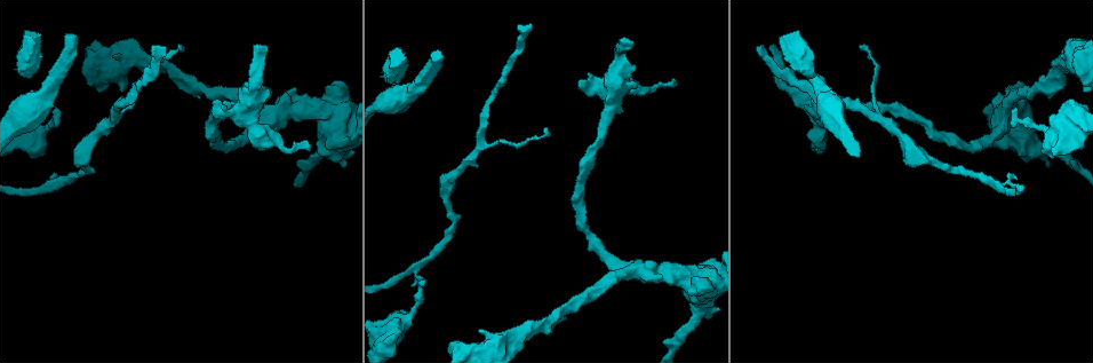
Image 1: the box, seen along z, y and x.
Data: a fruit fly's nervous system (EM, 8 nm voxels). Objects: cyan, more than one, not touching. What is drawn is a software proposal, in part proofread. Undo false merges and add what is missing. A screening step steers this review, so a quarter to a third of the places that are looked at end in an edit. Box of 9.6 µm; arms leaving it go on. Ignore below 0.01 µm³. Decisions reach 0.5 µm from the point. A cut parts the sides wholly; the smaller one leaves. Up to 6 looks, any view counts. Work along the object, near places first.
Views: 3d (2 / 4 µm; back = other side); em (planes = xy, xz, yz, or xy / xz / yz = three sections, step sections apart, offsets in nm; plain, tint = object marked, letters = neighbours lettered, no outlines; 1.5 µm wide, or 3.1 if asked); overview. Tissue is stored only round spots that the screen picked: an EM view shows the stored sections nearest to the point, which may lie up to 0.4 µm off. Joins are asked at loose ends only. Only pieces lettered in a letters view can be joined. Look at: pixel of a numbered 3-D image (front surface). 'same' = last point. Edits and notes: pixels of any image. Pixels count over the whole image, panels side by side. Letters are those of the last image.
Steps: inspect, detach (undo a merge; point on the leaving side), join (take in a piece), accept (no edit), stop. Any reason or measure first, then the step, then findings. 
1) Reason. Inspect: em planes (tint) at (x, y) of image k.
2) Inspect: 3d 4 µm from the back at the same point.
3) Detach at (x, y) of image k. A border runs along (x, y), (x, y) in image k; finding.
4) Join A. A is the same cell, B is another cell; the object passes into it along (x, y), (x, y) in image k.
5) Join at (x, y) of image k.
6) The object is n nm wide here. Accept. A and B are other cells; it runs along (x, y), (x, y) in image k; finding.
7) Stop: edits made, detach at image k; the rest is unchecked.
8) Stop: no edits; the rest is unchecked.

An open end. Inspect: 3d 4 µm at (256, 48) of image 1.

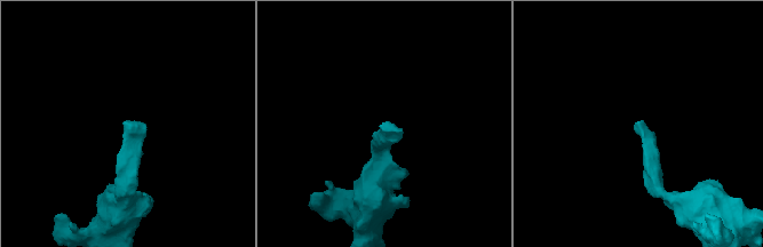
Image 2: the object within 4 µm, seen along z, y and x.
Inspect: em planes (letters) at (638, 124) of image 2.

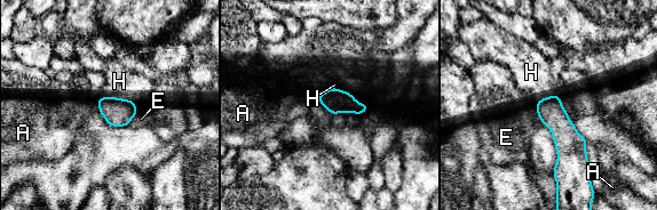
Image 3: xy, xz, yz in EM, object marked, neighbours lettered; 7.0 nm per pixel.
The longest contact is with H, 240 nm. Join H. H is the same cell, A and E are other cells; the object passes into it along (118, 112), (117, 97), (119, 81) in image 3; it goes on there.

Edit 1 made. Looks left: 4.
Free end. Inspect: 3d 4 µm at (442, 56) of image 1.

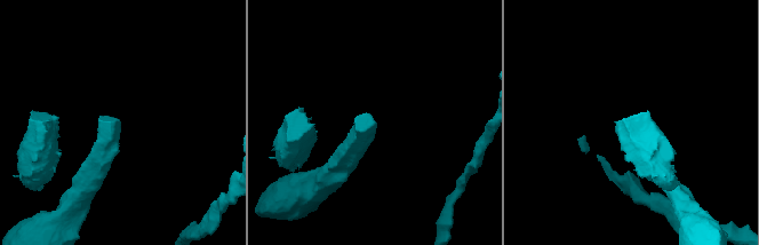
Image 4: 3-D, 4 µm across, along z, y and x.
Now the EM. Inspect: em yz step 8 (tint) at (370, 127) of image 4.

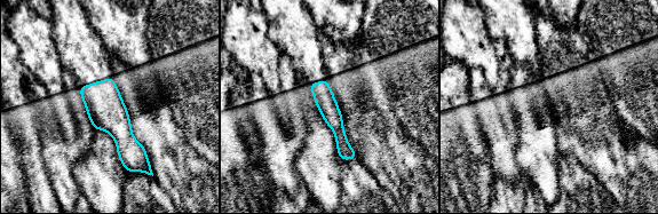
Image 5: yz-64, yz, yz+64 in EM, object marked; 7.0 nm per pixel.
Inspect: em planes (letters) at the same point.

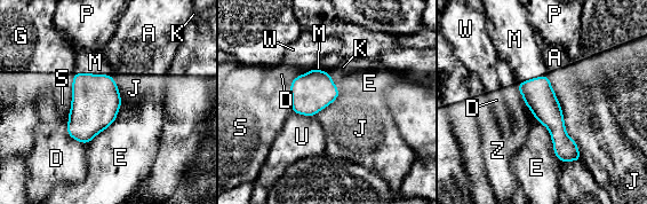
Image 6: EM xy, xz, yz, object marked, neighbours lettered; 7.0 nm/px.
Join M. M is the same cell, A, D, E, G, J, K, P, S, U, W and Z are other cells; the object passes into it along (96, 100), (92, 73), (95, 62) in image 6; it goes on there.

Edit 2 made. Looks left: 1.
Stop: edits made, join at image 3, join at image 6; the rest is unchecked.

